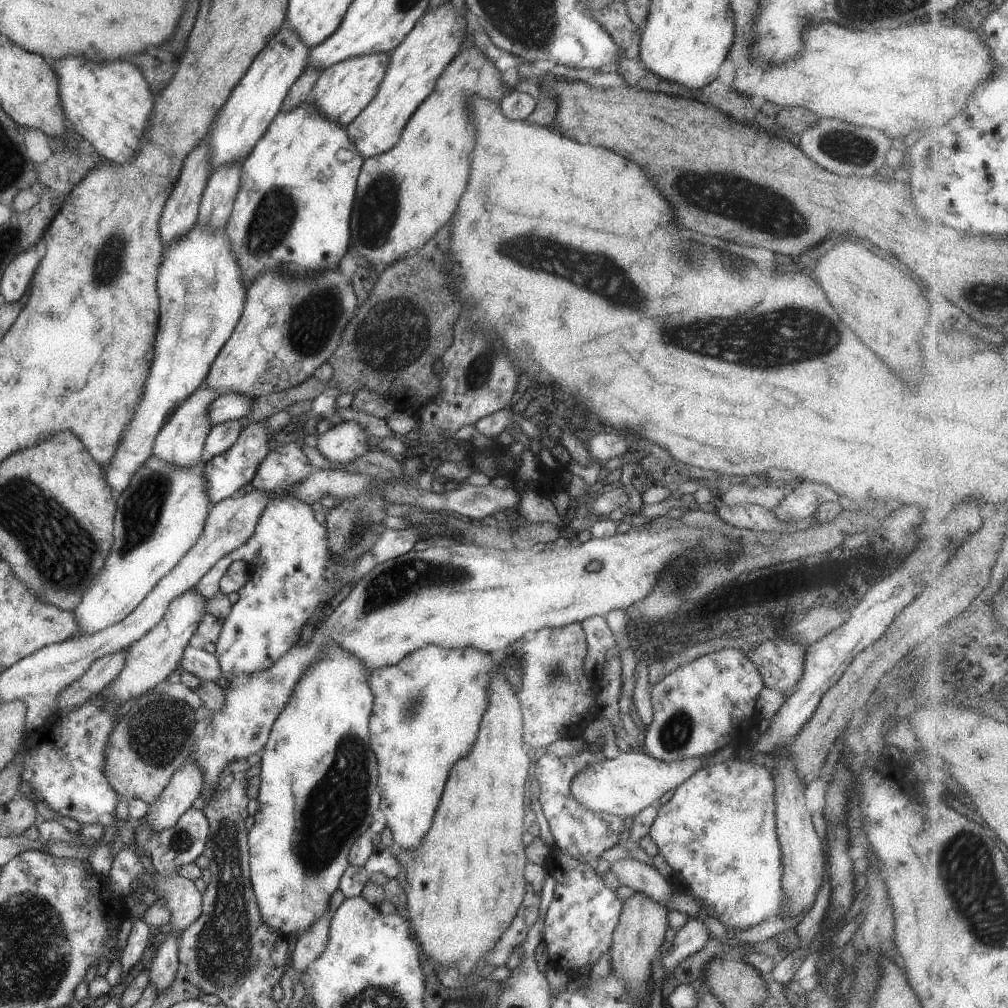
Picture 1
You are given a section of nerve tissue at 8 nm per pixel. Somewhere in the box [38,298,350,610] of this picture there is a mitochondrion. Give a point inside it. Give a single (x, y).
(143, 508)

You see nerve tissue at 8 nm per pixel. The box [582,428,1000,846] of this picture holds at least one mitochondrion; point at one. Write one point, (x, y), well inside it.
(676, 732)

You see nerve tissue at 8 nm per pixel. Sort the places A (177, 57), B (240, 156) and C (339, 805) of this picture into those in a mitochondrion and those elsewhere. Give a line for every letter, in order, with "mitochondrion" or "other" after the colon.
A: other
B: other
C: mitochondrion

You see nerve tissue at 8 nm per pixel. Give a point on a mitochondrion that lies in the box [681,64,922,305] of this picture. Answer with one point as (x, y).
(839, 146)

